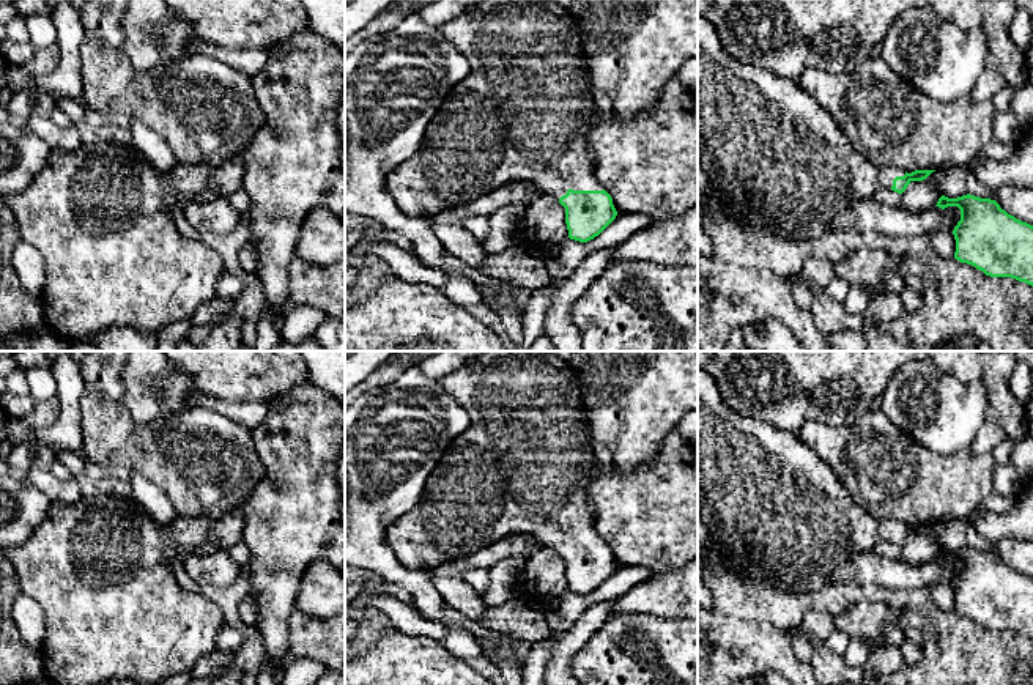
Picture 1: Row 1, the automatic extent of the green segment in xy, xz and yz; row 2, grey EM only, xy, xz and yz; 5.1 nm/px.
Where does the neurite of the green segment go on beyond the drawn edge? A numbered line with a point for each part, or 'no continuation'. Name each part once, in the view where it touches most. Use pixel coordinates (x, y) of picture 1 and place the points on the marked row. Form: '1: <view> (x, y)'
1: xz (523, 114)

